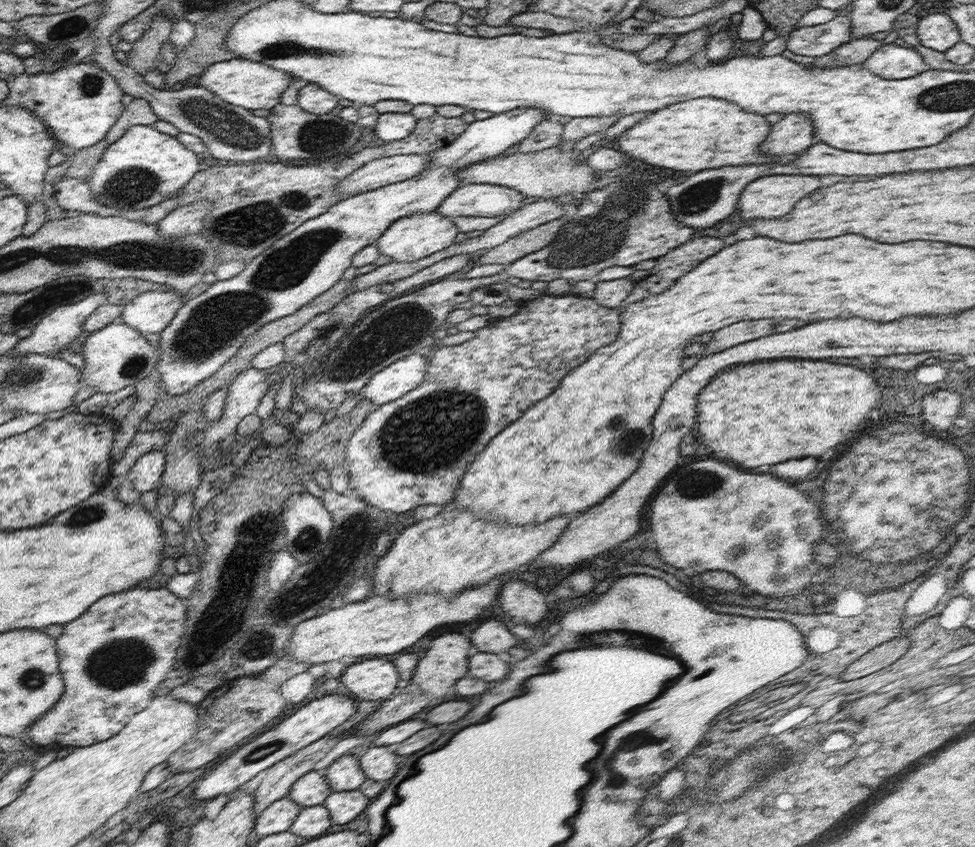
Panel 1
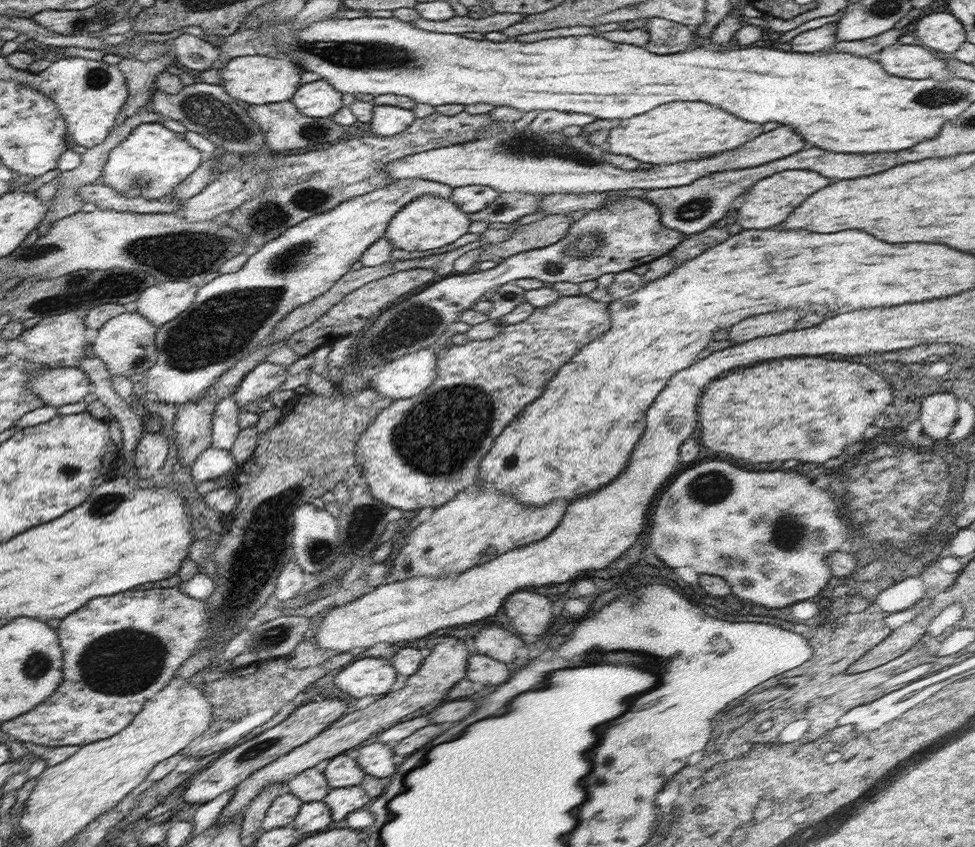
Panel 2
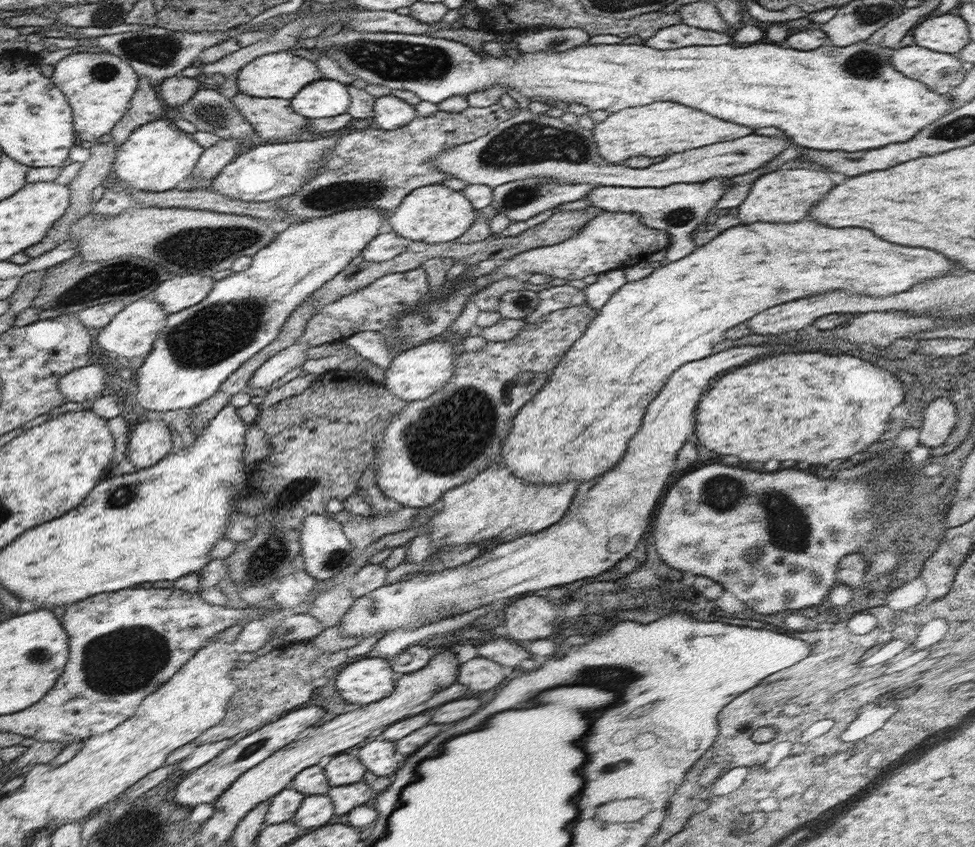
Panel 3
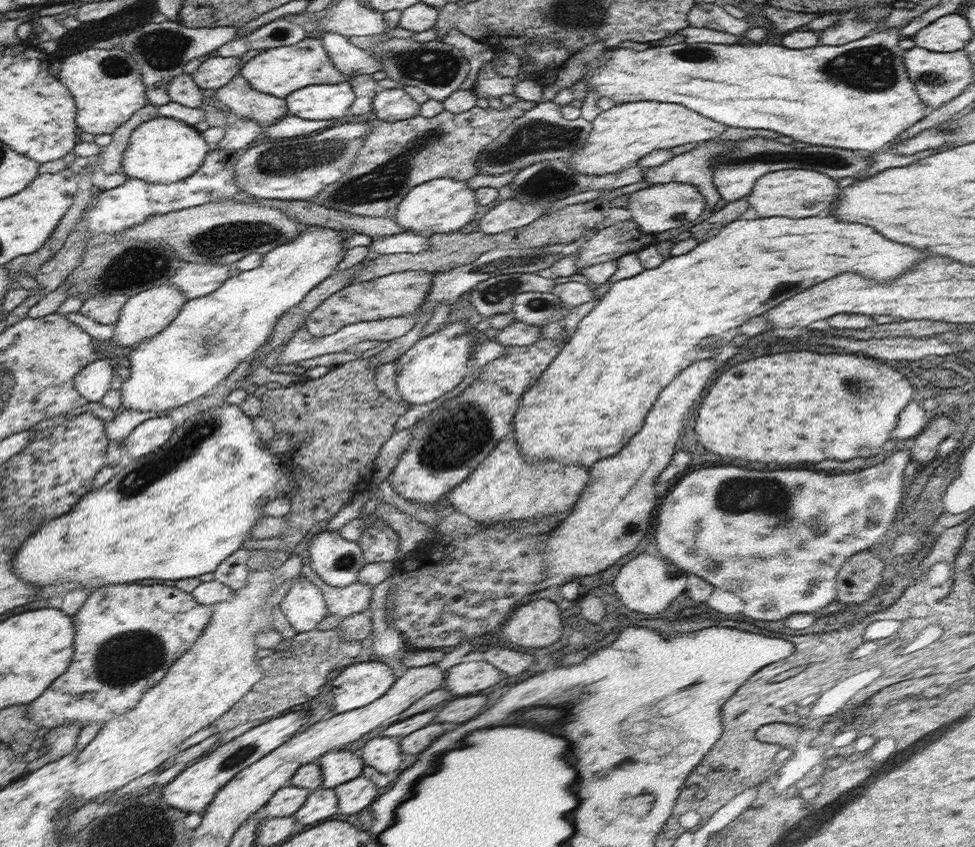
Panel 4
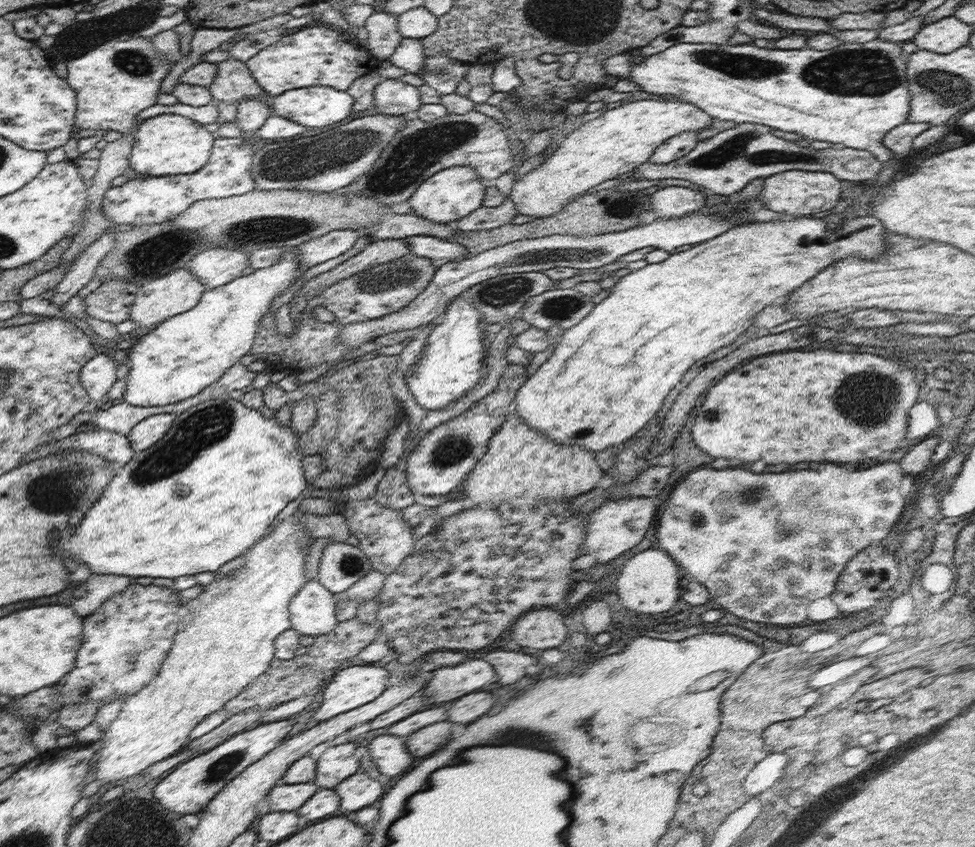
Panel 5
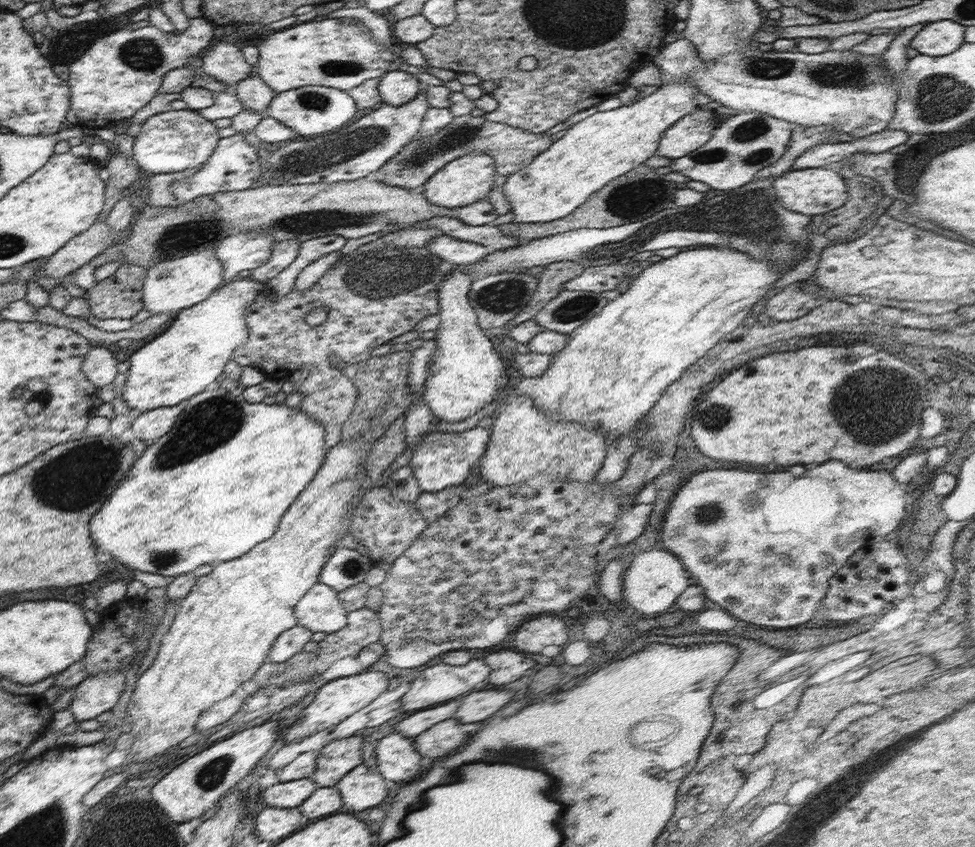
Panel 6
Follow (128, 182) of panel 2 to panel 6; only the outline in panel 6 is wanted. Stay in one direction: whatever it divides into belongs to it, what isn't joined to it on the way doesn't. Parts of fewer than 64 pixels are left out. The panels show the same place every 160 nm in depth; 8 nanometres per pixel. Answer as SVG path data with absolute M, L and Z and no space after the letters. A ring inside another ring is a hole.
M191 109L169 110L150 116L133 142L133 159L146 173L176 173L204 164L214 152L218 141L214 122Z

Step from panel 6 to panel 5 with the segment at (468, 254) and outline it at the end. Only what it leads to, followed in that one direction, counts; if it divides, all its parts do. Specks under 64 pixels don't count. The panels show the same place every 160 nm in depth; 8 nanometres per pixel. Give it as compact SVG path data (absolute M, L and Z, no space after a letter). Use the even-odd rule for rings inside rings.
M434 236L408 237L407 244L410 246L410 252L414 252L414 255L427 257L430 260L458 261L458 258L466 254L465 246L462 244Z

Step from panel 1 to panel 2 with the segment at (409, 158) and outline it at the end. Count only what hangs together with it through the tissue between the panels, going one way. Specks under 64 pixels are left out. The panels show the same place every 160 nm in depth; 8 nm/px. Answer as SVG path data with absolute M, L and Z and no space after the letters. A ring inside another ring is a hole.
M516 121L502 122L500 130L492 130L484 138L462 144L425 150L421 153L392 161L385 166L390 180L426 179L448 184L452 188L479 184L491 186L502 192L531 192L532 194L556 194L573 192L608 192L629 190L654 190L686 186L698 180L704 174L724 172L732 168L750 168L760 166L782 156L790 156L804 148L804 140L790 130L790 126L778 126L772 132L758 136L756 140L740 146L736 150L724 152L720 156L704 158L698 162L680 162L680 164L659 164L651 169L622 170L606 160L603 146L592 145L586 137L580 135L564 137L560 132L535 134L531 126L516 130Z

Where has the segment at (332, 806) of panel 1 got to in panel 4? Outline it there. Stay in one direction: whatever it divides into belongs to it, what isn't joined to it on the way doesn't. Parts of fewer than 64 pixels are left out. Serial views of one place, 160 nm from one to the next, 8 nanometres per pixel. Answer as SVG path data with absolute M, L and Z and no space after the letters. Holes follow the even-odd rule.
M363 774L358 778L353 778L348 782L337 786L337 812L342 814L356 814L369 809L370 804L376 800L376 797L381 793L381 790Z

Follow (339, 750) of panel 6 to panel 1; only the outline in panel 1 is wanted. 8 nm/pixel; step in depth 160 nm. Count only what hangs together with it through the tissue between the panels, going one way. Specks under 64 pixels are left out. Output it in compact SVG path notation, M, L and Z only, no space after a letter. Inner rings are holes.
M344 755L335 760L326 773L327 783L333 791L356 790L367 779L359 766L358 755Z

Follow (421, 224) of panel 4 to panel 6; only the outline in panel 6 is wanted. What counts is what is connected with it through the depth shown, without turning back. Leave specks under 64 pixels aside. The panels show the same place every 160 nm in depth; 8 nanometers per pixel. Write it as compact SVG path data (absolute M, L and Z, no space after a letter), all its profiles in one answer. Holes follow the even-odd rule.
M473 152L446 163L446 166L443 166L425 182L422 191L430 204L457 209L460 206L487 198L489 192L495 187L496 177L494 159L489 154Z

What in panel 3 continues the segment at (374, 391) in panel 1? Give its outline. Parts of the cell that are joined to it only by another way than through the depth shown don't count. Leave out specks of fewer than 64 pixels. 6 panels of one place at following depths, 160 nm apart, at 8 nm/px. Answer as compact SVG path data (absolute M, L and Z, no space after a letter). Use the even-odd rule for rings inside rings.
M440 336L426 340L410 350L401 350L385 370L383 384L401 402L424 400L444 386L452 376L455 358L454 341L441 341Z

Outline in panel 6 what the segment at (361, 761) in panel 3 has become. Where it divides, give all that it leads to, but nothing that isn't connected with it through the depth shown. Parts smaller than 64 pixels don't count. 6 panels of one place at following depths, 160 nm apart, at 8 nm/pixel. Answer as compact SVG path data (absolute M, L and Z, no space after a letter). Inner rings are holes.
M390 733L377 742L376 758L380 766L380 774L394 782L410 782L418 776L422 776L426 761L420 758L410 738L404 738L402 734Z

